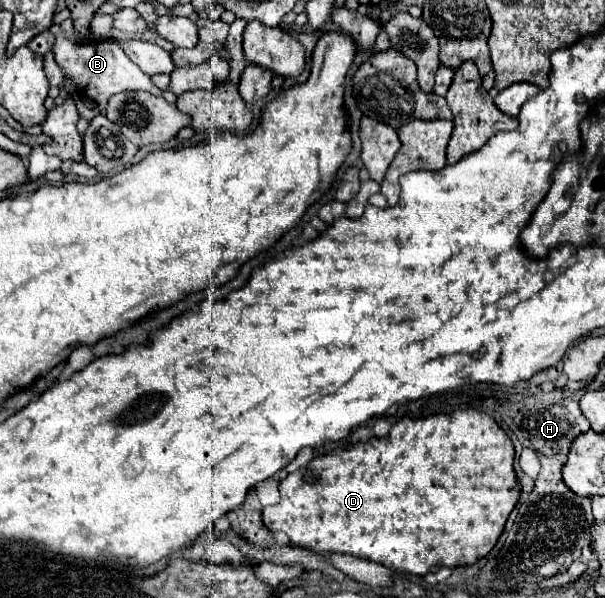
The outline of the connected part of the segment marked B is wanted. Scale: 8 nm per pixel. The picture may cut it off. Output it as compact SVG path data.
M56 39L52 53L54 53L58 67L72 77L72 81L76 83L76 89L82 95L90 97L98 105L100 113L104 113L104 105L106 105L108 97L116 95L120 91L148 91L152 95L160 95L160 89L150 81L150 77L146 73L142 73L138 69L138 65L134 65L126 57L126 53L120 49L120 45L112 39L110 41L92 41L86 45L78 45L68 39Z

